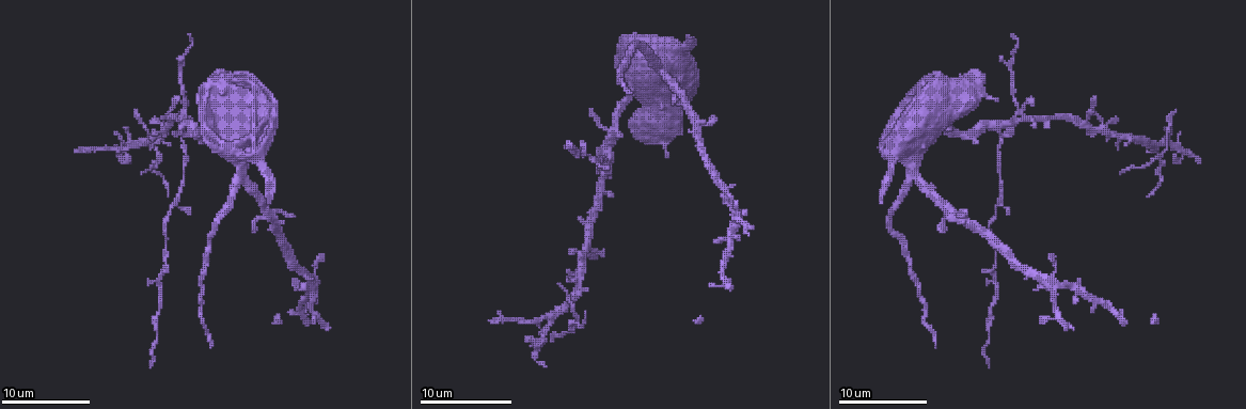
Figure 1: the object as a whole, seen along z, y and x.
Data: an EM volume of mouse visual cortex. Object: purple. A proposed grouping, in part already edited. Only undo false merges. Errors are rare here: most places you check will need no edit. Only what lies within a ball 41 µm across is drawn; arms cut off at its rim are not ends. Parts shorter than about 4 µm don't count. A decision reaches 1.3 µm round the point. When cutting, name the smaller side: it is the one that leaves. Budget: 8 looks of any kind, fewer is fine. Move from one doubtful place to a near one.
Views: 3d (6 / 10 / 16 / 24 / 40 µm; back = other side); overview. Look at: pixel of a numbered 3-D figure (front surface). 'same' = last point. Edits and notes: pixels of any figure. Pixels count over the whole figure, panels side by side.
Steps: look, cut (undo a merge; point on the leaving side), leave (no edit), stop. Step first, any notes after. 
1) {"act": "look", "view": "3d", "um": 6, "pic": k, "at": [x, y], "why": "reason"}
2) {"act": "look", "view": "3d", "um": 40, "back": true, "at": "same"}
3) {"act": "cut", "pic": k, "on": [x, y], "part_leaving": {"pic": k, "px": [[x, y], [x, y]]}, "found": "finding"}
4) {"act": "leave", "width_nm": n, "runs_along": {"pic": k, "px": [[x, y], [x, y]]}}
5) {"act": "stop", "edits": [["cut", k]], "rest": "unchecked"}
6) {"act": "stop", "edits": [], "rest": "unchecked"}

{"act": "look", "view": "3d", "um": 10, "pic": 1, "at": [1056, 291]}

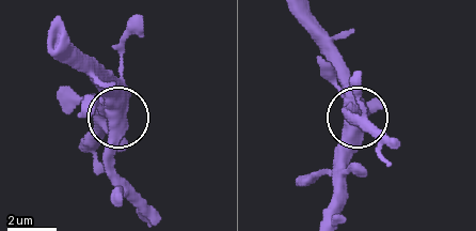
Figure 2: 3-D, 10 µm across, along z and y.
{"act": "leave", "found": "all the same neuron"}

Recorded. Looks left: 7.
{"act": "look", "view": "3d", "um": 10, "pic": 1, "at": [184, 108], "why": "thin arm on a thick one"}

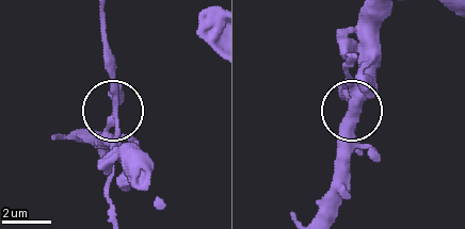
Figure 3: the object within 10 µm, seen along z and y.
{"act": "leave", "width_nm": 190, "runs_along": {"pic": 3, "px": [[148, 170], [118, 133], [112, 50]]}, "found": "continuous, no second neuron"}

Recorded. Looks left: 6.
{"act": "look", "view": "3d", "um": 10, "pic": 1, "at": [994, 274], "why": "calibre changes"}

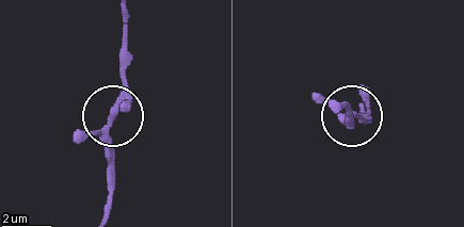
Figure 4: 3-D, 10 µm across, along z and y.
{"act": "look", "view": "3d", "um": 6, "pic": 4, "at": [113, 114]}

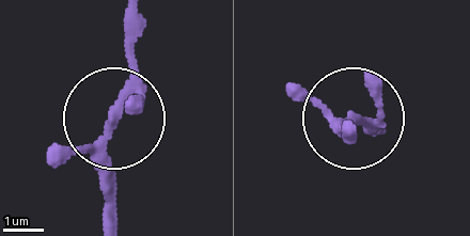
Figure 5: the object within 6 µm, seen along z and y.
{"act": "leave", "width_nm": 200, "found": "one neuron here"}

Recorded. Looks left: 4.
{"act": "look", "view": "3d", "um": 10, "pic": 1, "at": [1164, 150], "why": "three arms meet"}

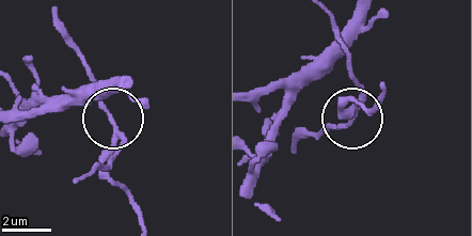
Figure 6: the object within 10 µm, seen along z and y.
{"act": "cut", "pic": 6, "on": [354, 79], "part_leaving": {"pic": 6, "px": [[119, 128], [62, 20]]}, "found": "a second neuron is stuck on"}

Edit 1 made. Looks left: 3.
{"act": "stop", "edits": [["cut", 6]], "rest": "unchecked"}

